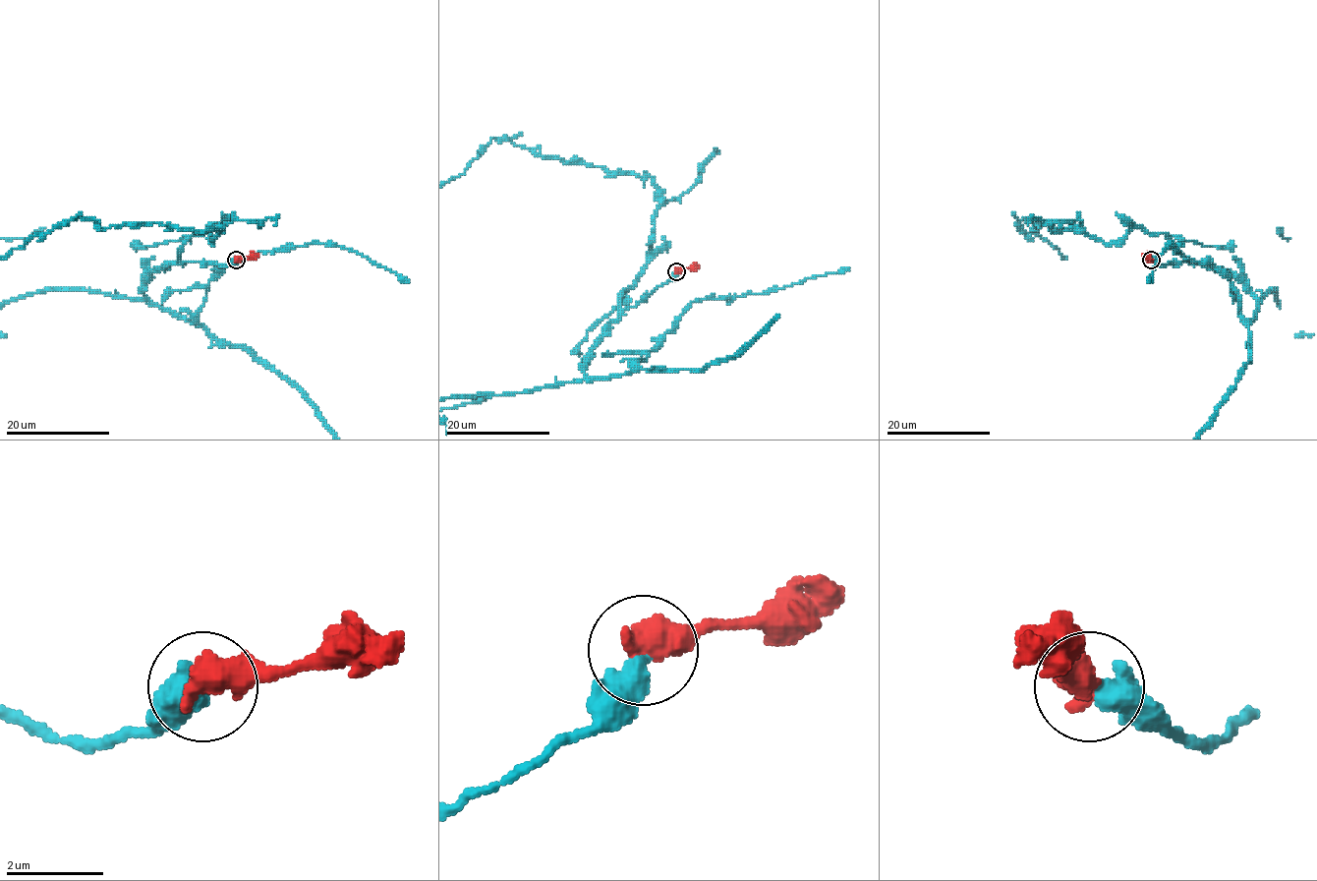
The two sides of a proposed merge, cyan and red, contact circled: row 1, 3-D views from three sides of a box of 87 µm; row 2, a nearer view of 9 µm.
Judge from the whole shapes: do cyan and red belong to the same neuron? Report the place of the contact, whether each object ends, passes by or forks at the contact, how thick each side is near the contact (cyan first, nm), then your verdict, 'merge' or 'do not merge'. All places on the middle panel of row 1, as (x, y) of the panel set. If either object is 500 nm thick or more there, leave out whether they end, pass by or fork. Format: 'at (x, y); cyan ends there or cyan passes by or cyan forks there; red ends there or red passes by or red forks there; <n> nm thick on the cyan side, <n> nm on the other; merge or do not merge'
at (676, 271); 550 nm thick on the cyan side, 700 nm on the other; merge

